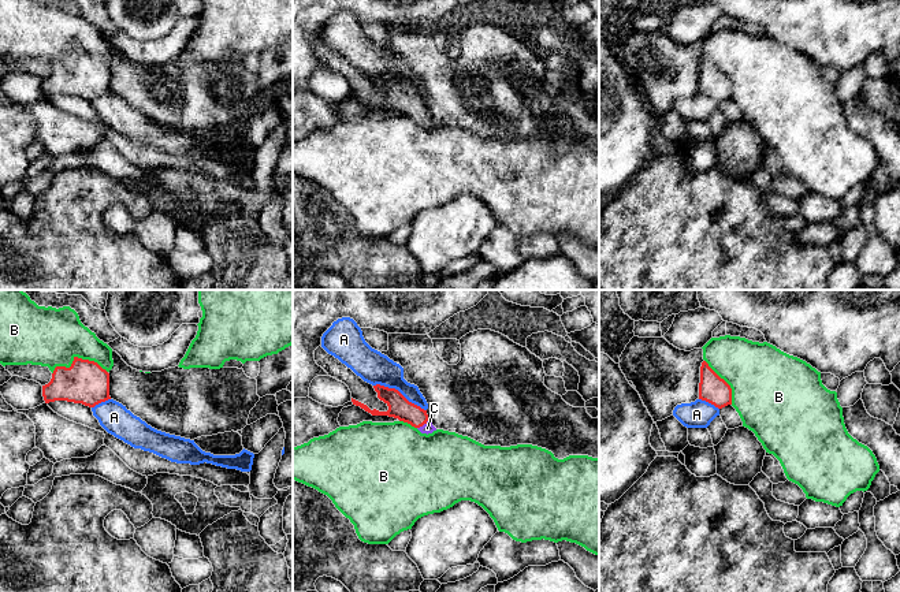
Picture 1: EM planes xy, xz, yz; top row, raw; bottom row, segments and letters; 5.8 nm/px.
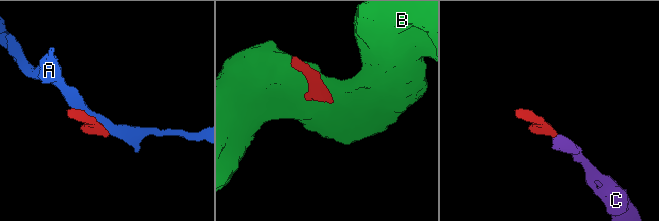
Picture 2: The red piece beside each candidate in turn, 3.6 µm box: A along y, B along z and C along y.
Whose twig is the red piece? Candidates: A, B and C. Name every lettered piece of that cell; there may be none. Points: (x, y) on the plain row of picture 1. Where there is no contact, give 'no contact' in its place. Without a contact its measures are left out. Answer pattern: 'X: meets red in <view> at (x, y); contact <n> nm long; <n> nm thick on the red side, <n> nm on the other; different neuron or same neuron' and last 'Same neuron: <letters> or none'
A: meets red in xz at (398, 85); contact 340 nm long; 130 nm thick on the red side, 190 nm on the other; different neuron
B: meets red in xy at (77, 51); contact 320 nm long; 260 nm thick on the red side, 340 nm on the other; different neuron
C: meets red in xz at (423, 118); contact 90 nm long; 130 nm thick on the red side, 70 nm on the other; same neuron
Same neuron: C

